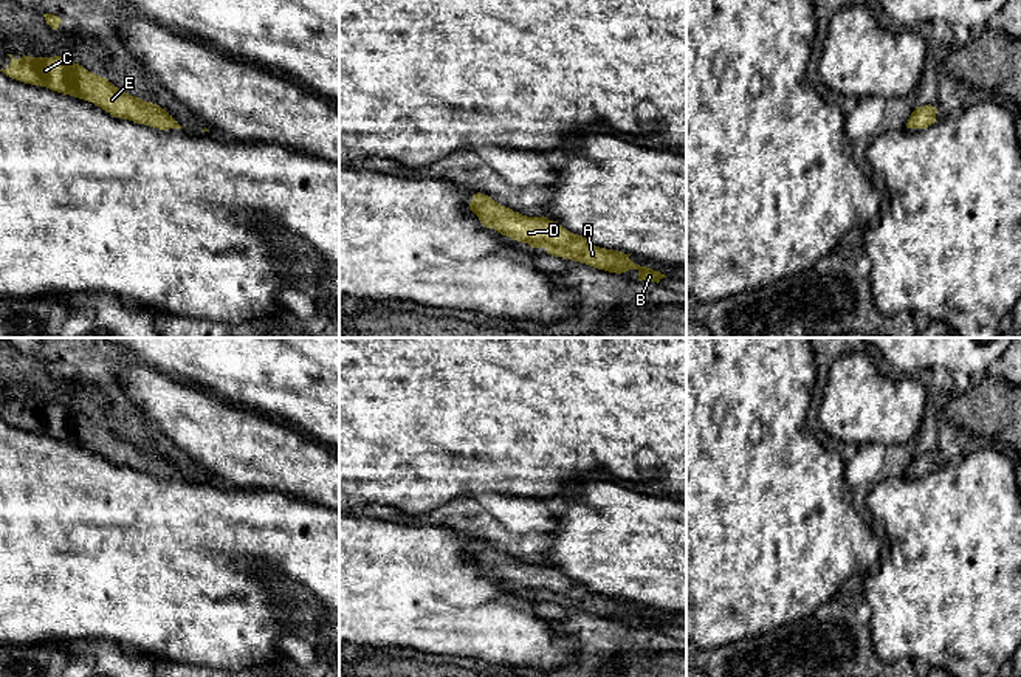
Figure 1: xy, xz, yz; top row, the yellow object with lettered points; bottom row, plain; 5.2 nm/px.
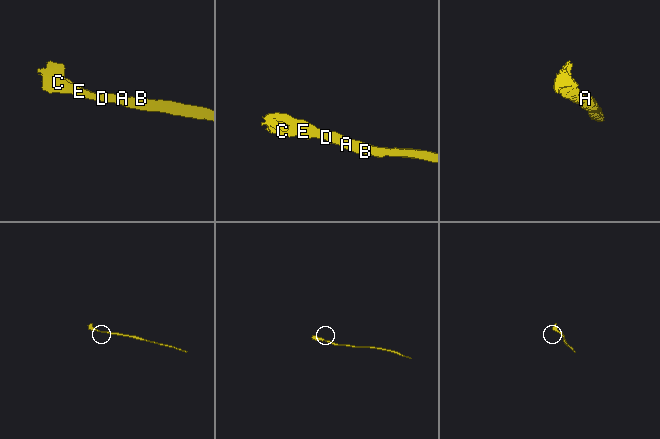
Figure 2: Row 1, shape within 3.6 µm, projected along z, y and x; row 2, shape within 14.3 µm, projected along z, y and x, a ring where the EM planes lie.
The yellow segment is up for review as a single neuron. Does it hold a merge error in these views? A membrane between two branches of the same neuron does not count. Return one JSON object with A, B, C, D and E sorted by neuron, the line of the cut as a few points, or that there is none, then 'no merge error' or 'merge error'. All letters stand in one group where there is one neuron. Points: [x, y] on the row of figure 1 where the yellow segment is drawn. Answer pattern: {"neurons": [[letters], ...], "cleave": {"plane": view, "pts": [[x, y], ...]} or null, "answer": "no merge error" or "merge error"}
{"neurons": [["A", "B", "C", "D", "E"]], "cleave": null, "answer": "no merge error"}

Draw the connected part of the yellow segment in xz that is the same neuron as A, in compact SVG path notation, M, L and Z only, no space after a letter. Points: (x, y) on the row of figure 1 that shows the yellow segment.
M474 194L469 209L479 217L480 223L493 228L502 235L528 243L531 248L544 248L547 254L570 259L609 273L638 271L638 280L660 282L665 274L652 268L634 263L621 251L606 249L592 245L586 237L573 234L559 223L547 217L527 217L510 208L500 206L485 194Z

